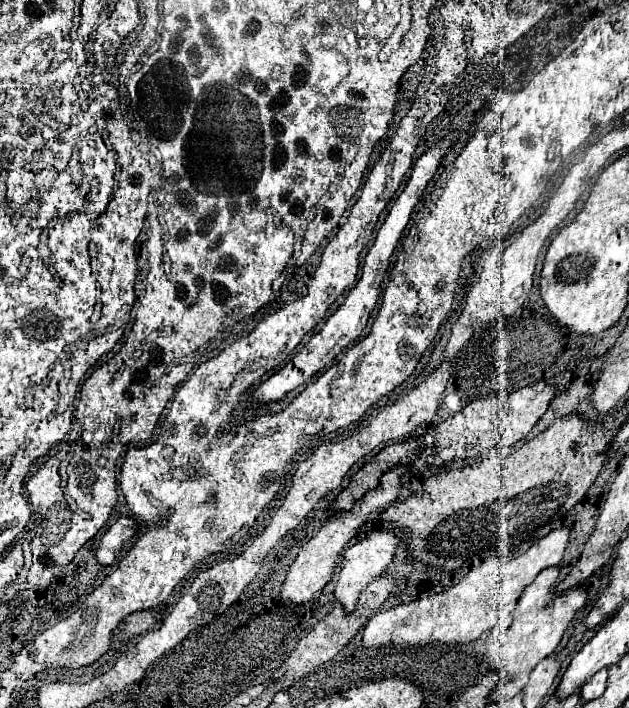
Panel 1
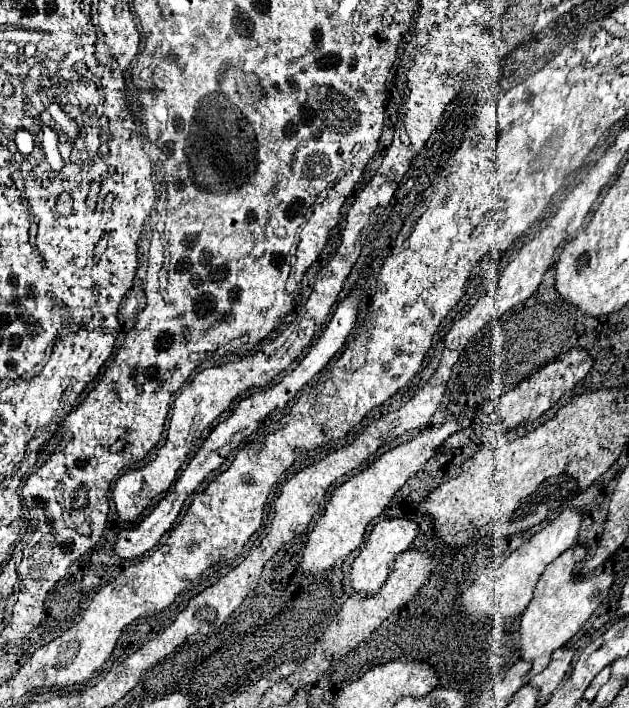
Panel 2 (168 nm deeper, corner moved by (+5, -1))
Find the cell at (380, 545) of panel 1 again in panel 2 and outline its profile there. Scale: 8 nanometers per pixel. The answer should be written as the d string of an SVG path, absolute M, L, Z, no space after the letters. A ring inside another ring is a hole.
M388 519L388 521L376 523L370 537L366 539L360 555L356 557L356 561L352 565L350 579L354 581L352 583L354 589L356 591L370 591L370 593L378 591L386 583L386 577L392 571L396 555L406 551L412 545L416 535L418 535L418 523L414 519Z

